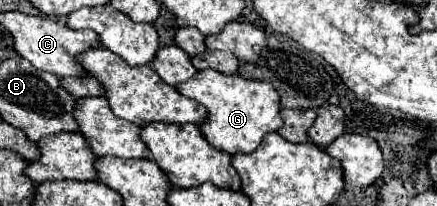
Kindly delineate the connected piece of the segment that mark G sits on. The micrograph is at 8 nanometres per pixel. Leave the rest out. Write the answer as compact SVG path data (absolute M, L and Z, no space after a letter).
M203 69L193 79L177 85L177 89L181 95L207 107L209 119L201 123L201 131L213 147L231 155L253 153L267 133L281 129L279 95L277 89L265 81L251 81L241 75L225 75L213 69Z

